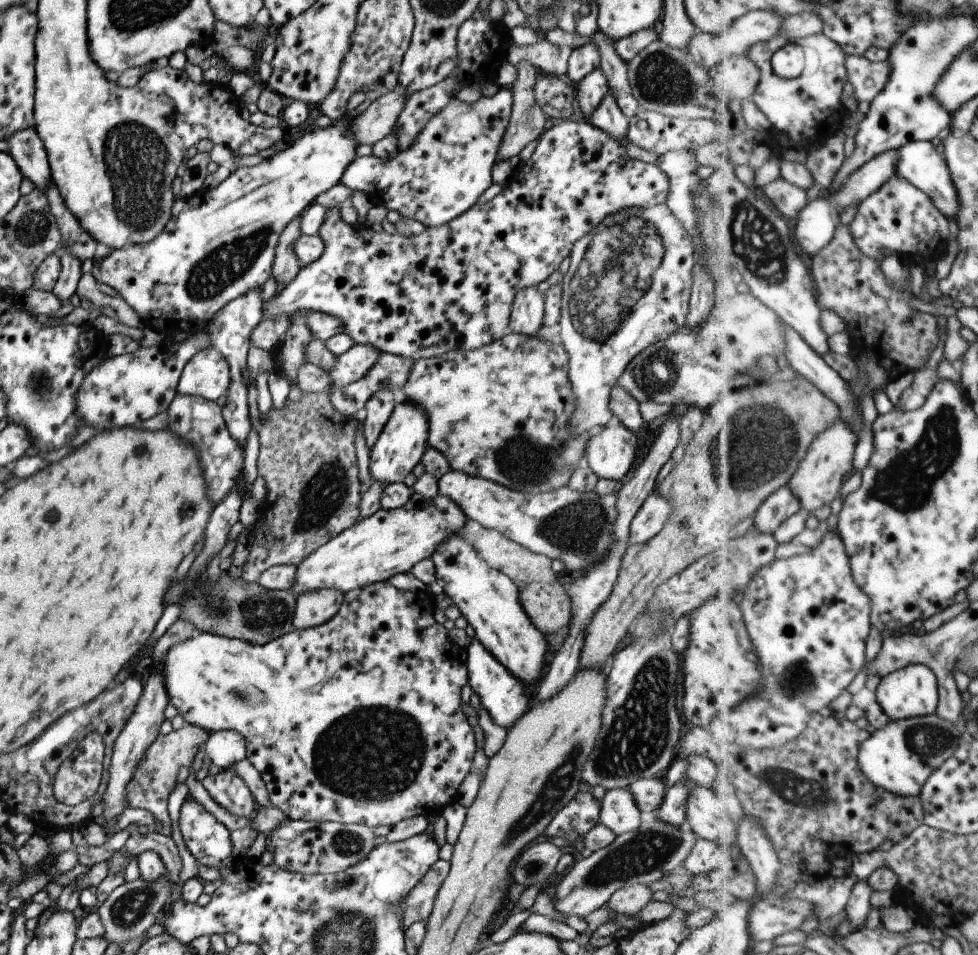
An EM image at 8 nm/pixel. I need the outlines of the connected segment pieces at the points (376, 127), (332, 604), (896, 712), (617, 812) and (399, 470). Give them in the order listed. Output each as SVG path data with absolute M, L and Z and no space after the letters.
M399 84L392 92L386 92L386 94L374 100L361 114L353 117L352 134L354 134L356 144L374 144L391 134L392 128L398 123L401 112L404 112L408 97L409 93Z
M334 588L304 592L296 597L294 629L304 630L328 622L340 610L345 595Z
M911 664L883 677L879 684L877 701L892 721L935 715L939 711L941 688L936 671L925 664Z
M628 787L606 791L600 805L600 823L608 826L616 837L624 832L636 830L641 822L641 810Z
M403 397L397 399L390 420L384 425L374 448L370 450L369 471L374 480L382 484L402 482L421 458L428 447L428 412L420 404L412 404Z

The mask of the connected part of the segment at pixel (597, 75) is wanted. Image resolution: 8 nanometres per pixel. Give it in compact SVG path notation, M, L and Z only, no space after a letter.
M600 66L586 76L577 84L576 114L582 119L589 120L594 114L594 108L602 102L608 92L608 82Z

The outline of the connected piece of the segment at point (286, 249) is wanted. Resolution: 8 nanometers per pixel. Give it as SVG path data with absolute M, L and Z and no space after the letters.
M296 216L282 231L276 246L271 275L278 282L277 290L284 290L298 274L301 262L294 254L294 242L302 236L300 216Z

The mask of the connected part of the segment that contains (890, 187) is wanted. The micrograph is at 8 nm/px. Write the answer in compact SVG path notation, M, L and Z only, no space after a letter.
M900 174L894 176L868 200L864 200L848 220L860 248L868 256L878 260L884 260L892 254L924 254L922 234L926 234L928 238L936 236L938 242L952 238L950 219L940 210L935 199Z

